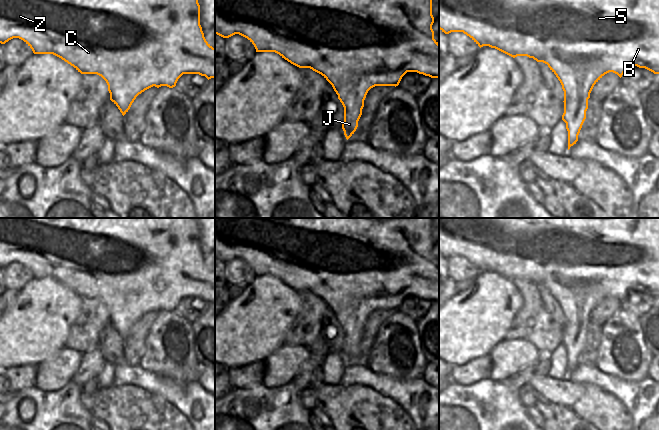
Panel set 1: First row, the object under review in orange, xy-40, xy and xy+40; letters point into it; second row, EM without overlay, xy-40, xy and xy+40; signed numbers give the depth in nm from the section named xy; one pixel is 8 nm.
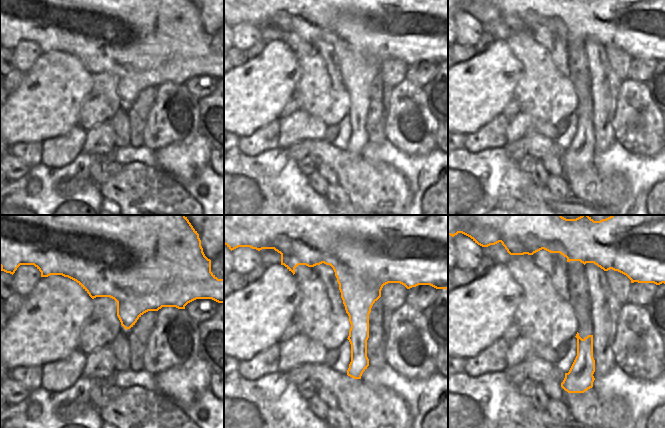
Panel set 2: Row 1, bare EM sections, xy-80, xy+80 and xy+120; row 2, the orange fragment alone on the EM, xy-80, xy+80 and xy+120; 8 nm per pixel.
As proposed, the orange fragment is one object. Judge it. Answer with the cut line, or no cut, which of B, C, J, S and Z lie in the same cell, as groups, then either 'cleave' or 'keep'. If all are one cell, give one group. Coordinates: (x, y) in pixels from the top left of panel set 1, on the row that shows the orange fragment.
no cut; B C J S Z; keep

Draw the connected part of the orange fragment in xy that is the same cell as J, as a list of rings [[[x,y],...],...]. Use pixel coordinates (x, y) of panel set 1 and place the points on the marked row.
[[[215,0],[215,34],[229,38],[239,34],[247,38],[256,52],[275,52],[299,68],[310,68],[321,74],[333,87],[344,107],[342,129],[348,140],[356,131],[368,91],[375,86],[398,86],[407,72],[439,78],[439,43],[434,39],[432,0]]]

